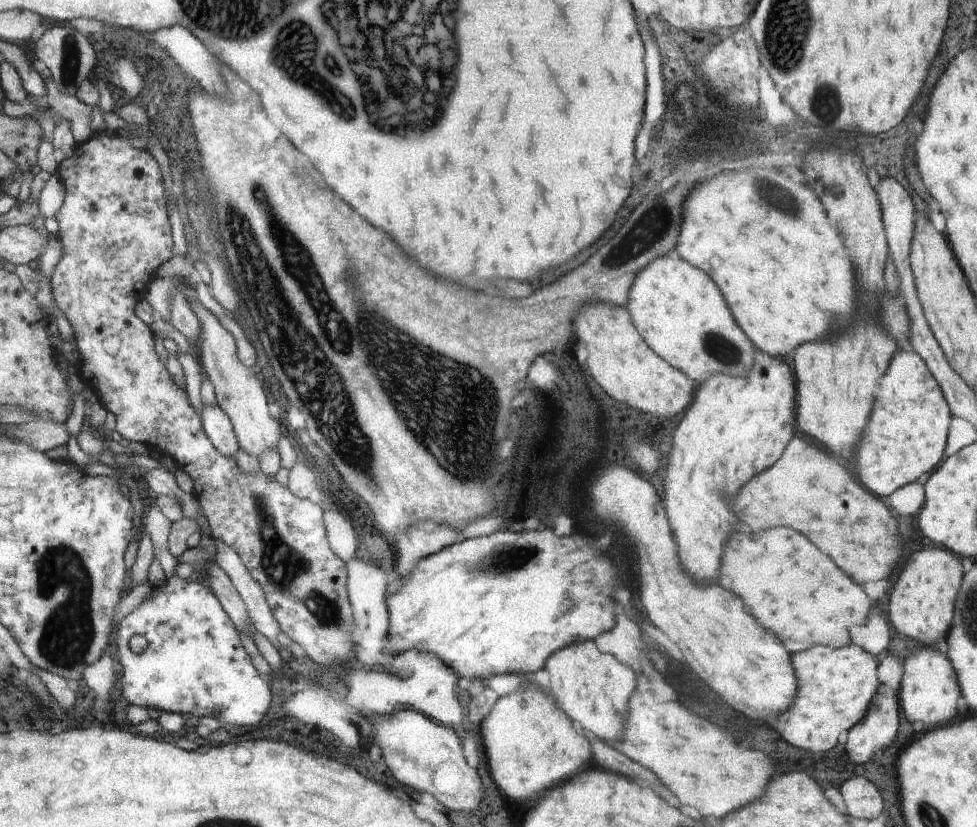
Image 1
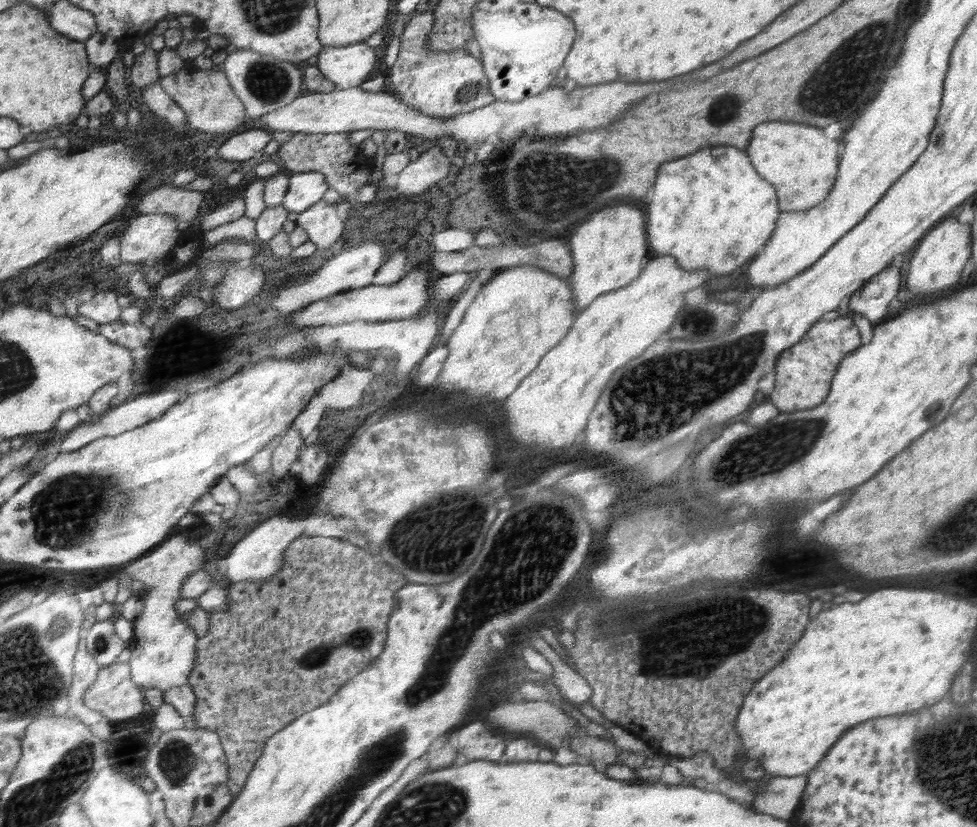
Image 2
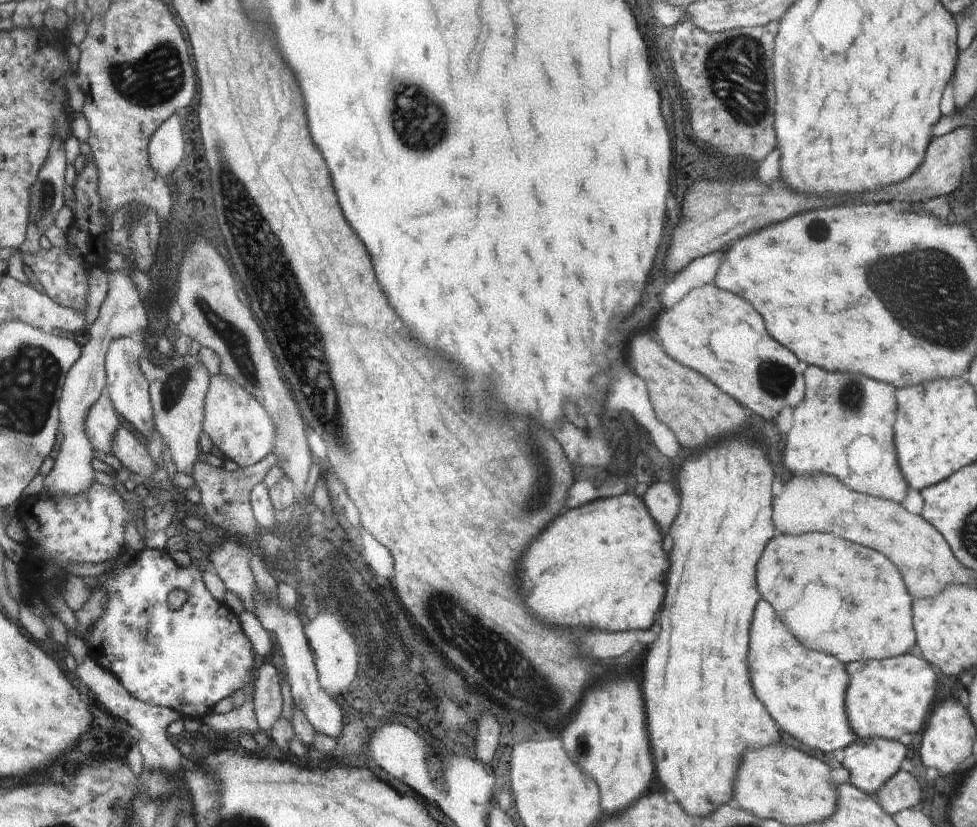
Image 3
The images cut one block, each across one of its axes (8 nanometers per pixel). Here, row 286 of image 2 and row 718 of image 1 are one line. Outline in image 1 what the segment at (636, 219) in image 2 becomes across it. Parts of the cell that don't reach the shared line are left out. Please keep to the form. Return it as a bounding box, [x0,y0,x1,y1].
[545,640,636,741]

